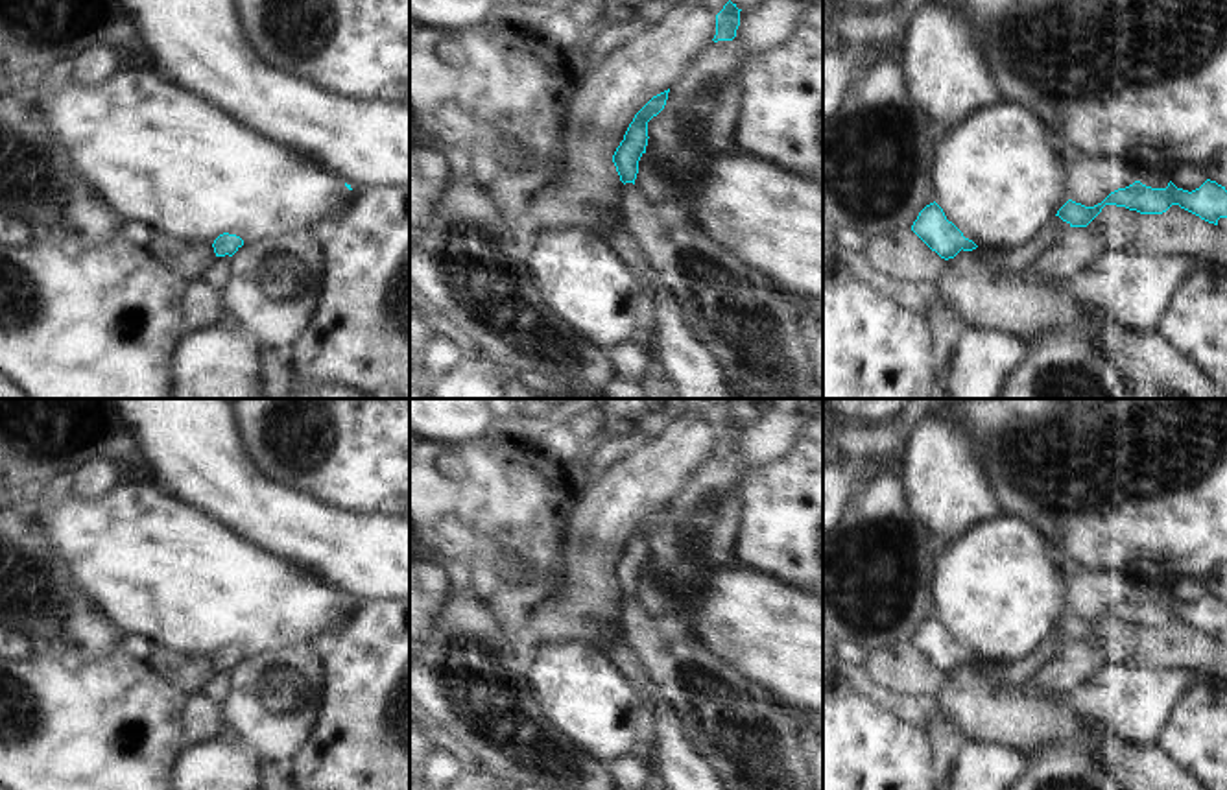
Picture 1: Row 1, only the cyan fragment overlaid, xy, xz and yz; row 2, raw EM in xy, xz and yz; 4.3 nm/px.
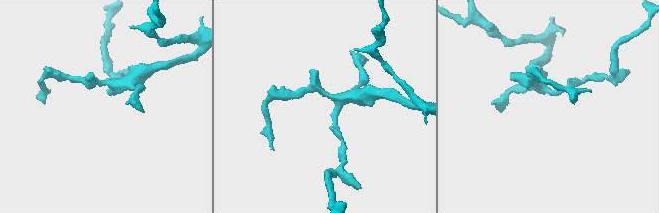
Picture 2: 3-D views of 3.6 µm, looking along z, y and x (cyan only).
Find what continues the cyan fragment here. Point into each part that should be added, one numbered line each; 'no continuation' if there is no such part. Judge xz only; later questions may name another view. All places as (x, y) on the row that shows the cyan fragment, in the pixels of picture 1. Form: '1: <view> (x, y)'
no continuation

